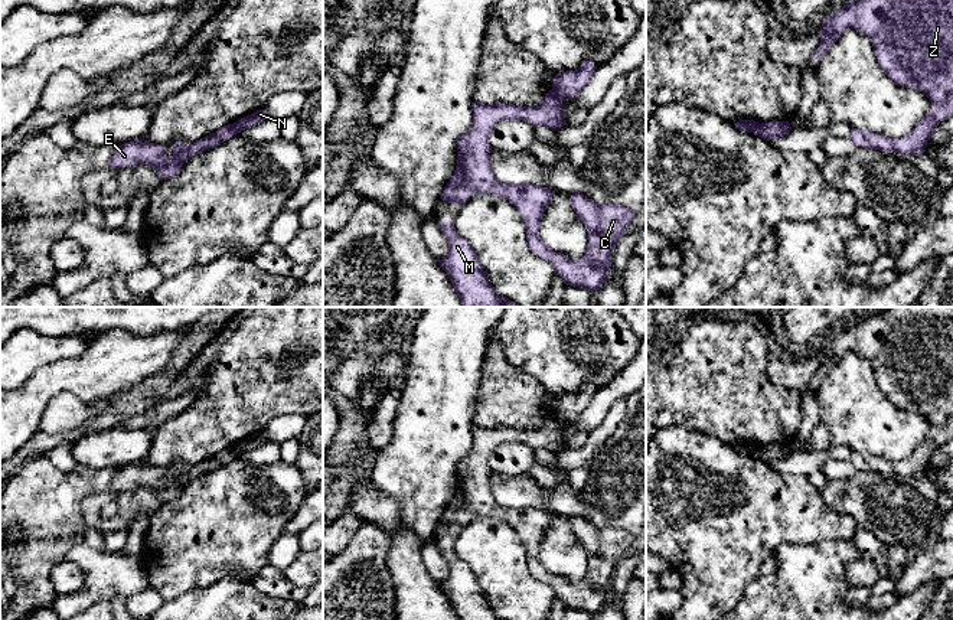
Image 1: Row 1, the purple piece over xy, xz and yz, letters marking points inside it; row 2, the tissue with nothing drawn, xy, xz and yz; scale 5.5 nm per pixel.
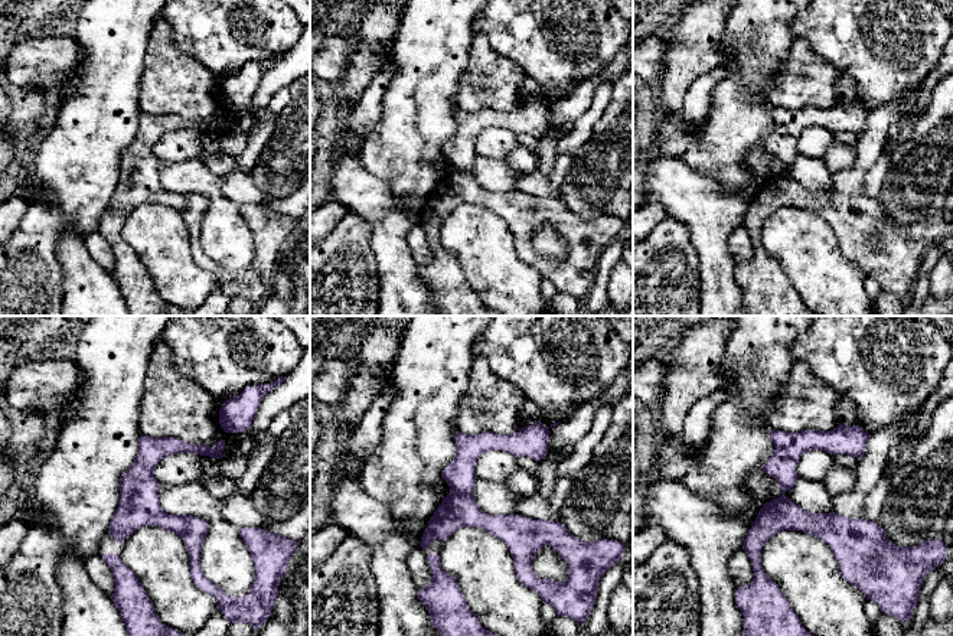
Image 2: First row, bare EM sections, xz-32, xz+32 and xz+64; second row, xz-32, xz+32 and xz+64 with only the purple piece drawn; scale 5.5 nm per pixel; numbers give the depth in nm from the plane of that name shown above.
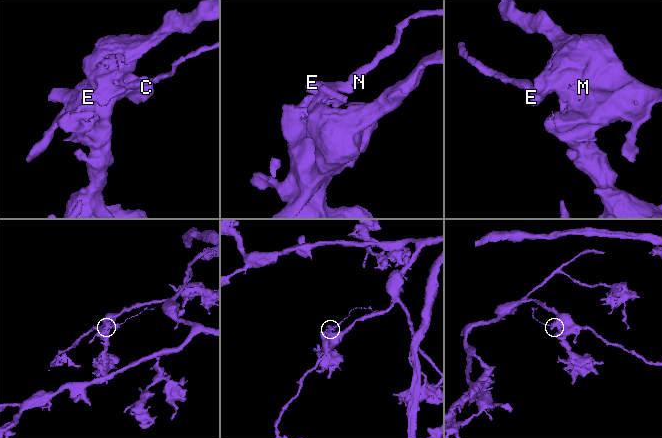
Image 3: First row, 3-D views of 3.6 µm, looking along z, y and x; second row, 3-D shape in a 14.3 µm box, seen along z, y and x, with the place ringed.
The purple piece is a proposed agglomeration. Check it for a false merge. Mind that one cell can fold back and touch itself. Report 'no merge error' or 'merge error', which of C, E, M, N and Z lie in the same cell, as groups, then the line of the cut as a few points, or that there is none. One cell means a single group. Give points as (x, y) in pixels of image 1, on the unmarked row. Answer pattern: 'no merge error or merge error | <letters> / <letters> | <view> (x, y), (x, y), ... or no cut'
merge error | C E M Z / N | xz (551, 413), (561, 424)

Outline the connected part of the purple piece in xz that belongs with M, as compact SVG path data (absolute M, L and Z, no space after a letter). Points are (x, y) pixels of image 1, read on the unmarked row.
M440 545L443 557L448 564L448 577L438 583L440 590L447 595L458 620L502 620L499 619L470 567L461 561L451 545Z

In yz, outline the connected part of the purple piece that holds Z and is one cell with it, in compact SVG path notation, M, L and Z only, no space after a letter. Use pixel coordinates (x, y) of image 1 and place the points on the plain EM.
M884 307L826 340L819 352L817 384L846 352L855 352L872 365L878 388L898 409L923 415L931 431L904 460L890 461L869 453L854 451L849 463L861 471L918 479L926 474L937 448L953 438L953 307Z

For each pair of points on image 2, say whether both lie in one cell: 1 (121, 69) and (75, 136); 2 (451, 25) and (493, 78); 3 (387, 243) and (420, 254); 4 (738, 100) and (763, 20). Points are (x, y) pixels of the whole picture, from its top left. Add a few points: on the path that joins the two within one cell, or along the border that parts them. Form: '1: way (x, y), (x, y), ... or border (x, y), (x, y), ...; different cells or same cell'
1: way (105, 85), (100, 95), (98, 113), (91, 120); same cell
2: border (475, 35), (467, 54), (466, 68), (459, 80); different cells
3: border (417, 222), (407, 237), (407, 245), (420, 264); different cells
4: way (751, 80), (757, 67), (757, 41); same cell

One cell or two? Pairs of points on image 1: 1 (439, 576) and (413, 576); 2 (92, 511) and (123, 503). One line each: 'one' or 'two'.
1: two
2: one

